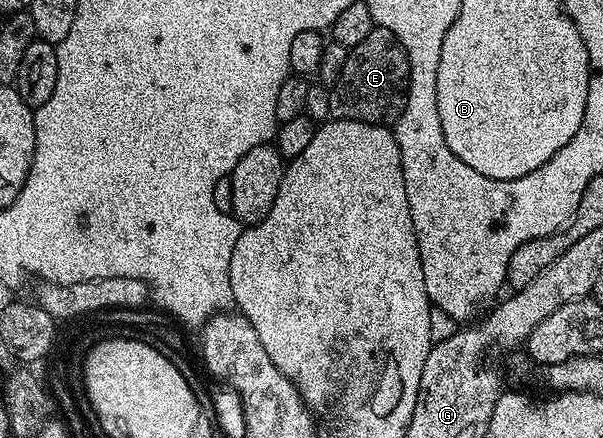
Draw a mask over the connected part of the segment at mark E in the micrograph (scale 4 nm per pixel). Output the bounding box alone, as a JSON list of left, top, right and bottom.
[329,28,409,126]

